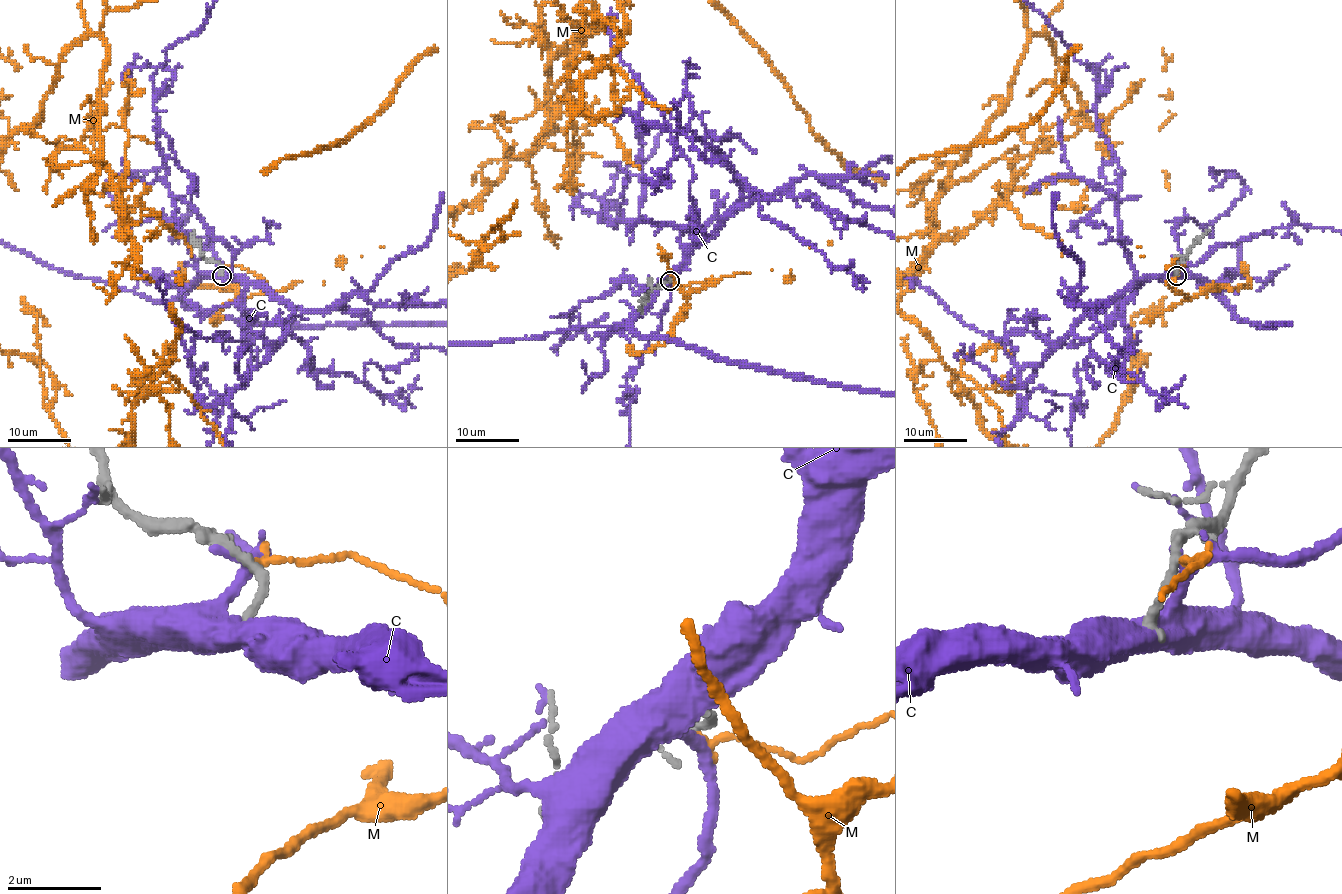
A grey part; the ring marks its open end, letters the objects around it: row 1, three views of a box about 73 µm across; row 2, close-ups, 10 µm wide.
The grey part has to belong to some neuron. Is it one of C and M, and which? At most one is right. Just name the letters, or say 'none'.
none

